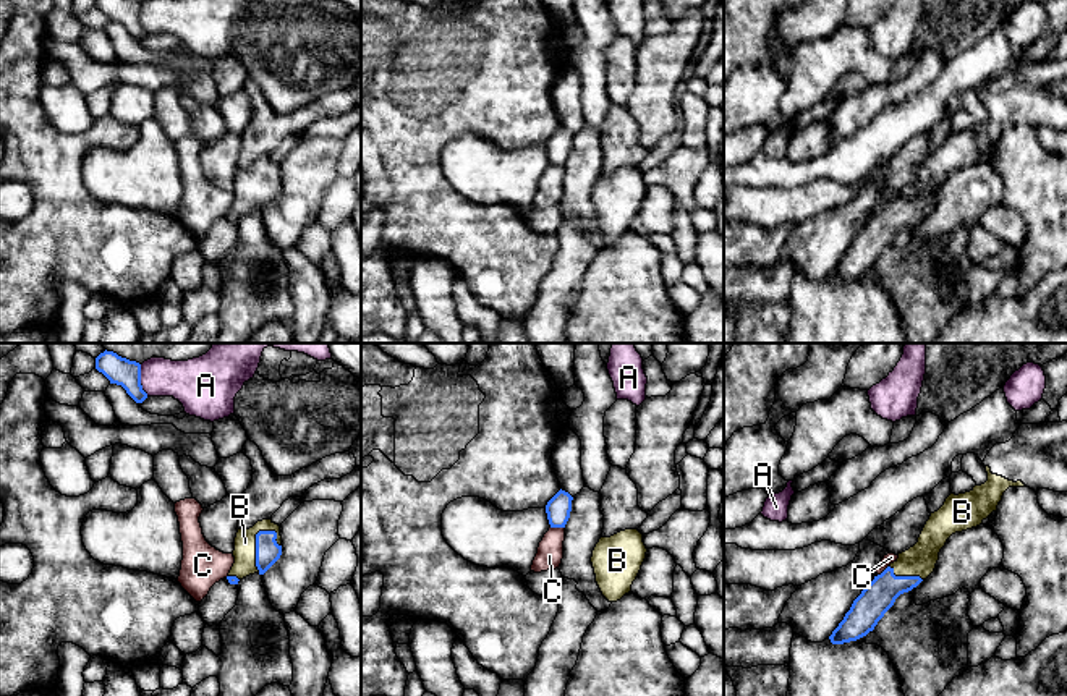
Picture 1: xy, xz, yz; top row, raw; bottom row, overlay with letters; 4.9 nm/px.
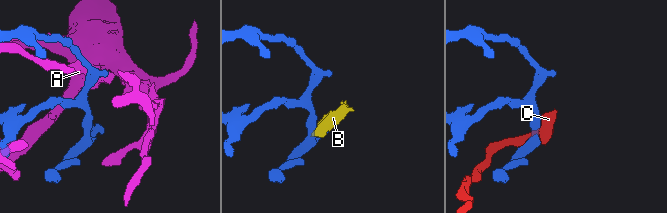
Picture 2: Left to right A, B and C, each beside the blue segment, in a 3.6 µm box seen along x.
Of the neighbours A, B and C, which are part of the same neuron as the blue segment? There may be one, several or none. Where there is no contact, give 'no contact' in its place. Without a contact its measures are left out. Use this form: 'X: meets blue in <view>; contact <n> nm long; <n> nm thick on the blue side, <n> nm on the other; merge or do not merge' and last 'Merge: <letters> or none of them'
A: meets blue in xy; contact 170 nm long; 130 nm thick on the blue side, 200 nm on the other; do not merge
B: meets blue in xy; contact 240 nm long; 120 nm thick on the blue side, 110 nm on the other; merge
C: meets blue in xz; contact 70 nm long; 120 nm thick on the blue side, 130 nm on the other; do not merge
Merge: B

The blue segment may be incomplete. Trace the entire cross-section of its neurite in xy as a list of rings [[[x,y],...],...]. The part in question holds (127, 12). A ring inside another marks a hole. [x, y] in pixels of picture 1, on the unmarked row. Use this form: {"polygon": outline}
{"polygon": [[[96,0],[96,6],[102,10],[110,21],[121,23],[136,40],[142,40],[147,36],[141,23],[139,0]]]}

